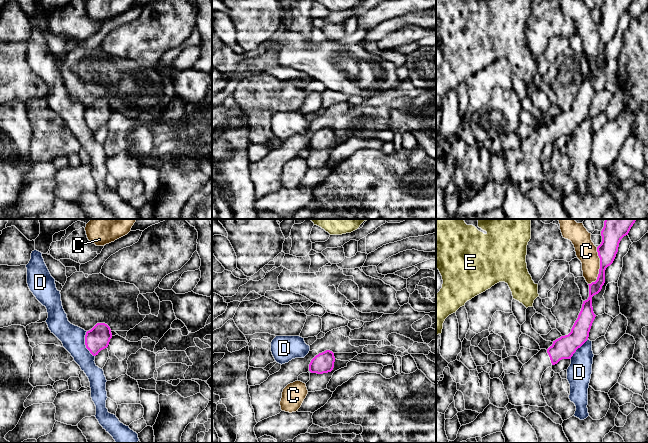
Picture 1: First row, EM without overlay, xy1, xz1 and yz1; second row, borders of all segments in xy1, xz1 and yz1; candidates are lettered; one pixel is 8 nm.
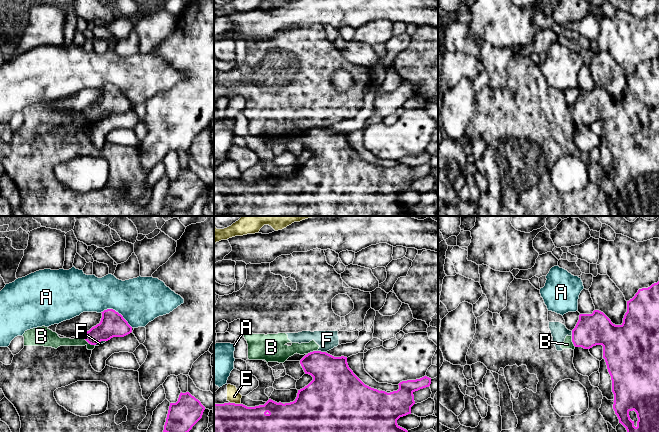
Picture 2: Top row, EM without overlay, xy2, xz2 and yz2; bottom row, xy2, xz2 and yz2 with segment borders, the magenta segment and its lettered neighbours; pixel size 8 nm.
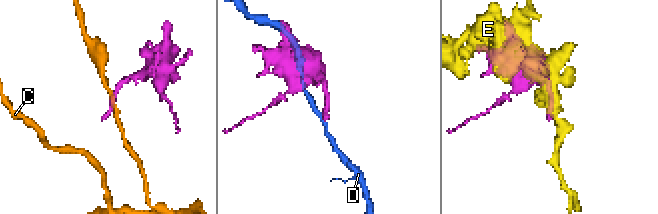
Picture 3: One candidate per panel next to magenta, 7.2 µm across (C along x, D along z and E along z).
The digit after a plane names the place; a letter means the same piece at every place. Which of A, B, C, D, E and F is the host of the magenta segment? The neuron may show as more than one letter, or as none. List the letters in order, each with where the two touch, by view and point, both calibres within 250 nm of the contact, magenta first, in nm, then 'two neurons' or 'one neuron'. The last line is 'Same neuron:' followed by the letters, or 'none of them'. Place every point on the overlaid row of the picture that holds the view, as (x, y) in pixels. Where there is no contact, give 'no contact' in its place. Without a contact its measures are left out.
A: contact xy2 (117, 312); calibres 200 and 380 nm; two neurons
B: contact xy2 (88, 342); calibres 200 and 80 nm; two neurons
C: contact yz1 (600, 267); calibres 160 and 170 nm; two neurons
D: contact xy1 (85, 344); calibres 190 and 190 nm; two neurons
E: contact xz2 (235, 404); calibres 240 and 110 nm; two neurons
F: contact xz2 (320, 351); calibres 320 and 160 nm; two neurons
Same neuron: none of them

